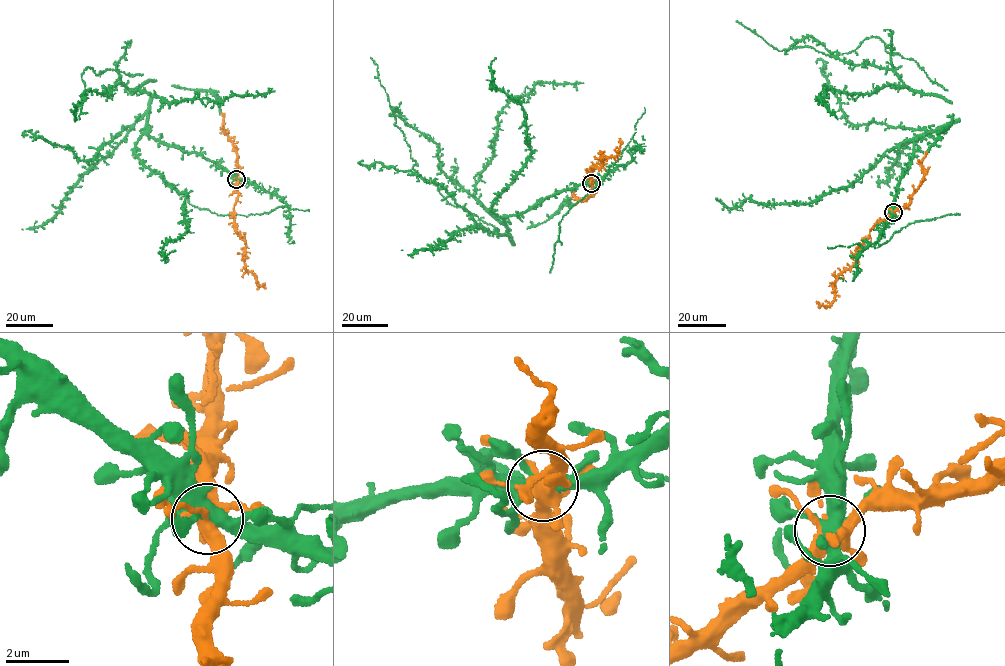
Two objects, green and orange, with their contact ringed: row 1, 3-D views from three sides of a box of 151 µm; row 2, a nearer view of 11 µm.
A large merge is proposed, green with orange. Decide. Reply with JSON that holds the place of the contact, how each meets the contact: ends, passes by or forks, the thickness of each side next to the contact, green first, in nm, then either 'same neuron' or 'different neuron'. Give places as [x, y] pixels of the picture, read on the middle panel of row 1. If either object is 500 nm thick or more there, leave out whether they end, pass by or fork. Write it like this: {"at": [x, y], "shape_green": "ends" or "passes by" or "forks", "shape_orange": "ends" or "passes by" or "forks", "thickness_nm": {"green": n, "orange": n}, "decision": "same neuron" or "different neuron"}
{"at": [591, 183], "shape_green": "forks", "shape_orange": "forks", "thickness_nm": {"green": 400, "orange": 420}, "decision": "same neuron"}

